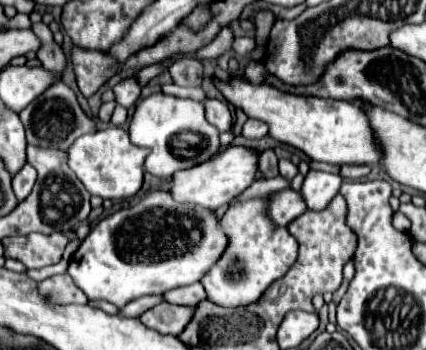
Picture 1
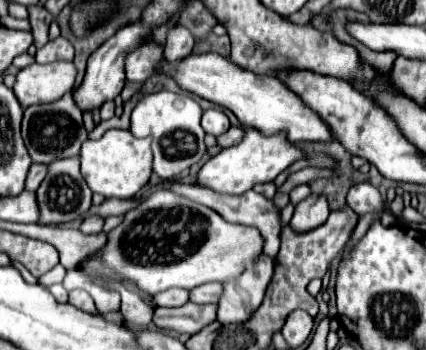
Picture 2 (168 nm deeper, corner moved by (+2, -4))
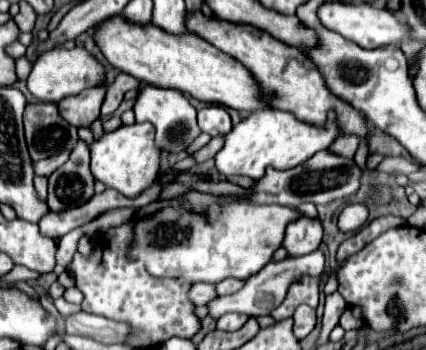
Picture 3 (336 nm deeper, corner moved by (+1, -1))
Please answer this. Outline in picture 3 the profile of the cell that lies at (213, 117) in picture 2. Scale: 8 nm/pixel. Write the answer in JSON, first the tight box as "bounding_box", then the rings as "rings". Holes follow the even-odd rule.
{"bounding_box":[197,104,231,136],"rings":[[[209,104],[197,112],[199,128],[209,136],[227,136],[231,132],[231,118],[223,106]]]}

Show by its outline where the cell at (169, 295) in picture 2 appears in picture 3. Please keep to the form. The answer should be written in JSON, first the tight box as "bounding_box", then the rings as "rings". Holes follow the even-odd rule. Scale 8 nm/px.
{"bounding_box":[189,284,215,306],"rings":[[[193,284],[189,288],[189,300],[195,304],[195,306],[205,306],[209,300],[215,298],[215,286],[213,284]]]}

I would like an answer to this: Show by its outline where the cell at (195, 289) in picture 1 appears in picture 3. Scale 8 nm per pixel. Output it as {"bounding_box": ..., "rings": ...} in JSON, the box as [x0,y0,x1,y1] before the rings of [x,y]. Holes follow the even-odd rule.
{"bounding_box":[215,278,245,296],"rings":[[[227,278],[227,280],[223,280],[223,282],[219,282],[219,284],[215,284],[217,286],[217,296],[225,296],[225,294],[235,294],[241,286],[243,286],[245,282],[243,280],[235,280],[235,278]]]}

